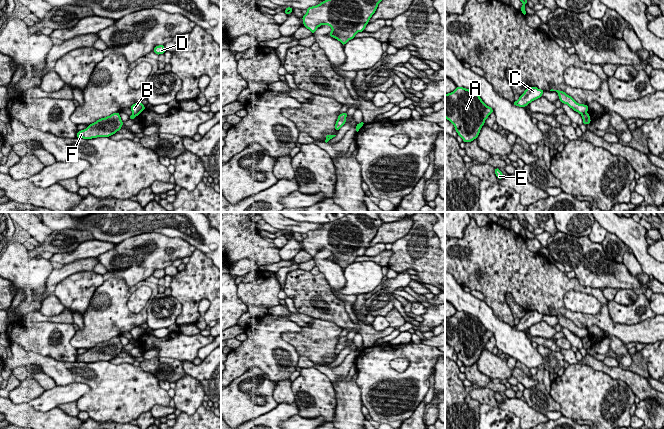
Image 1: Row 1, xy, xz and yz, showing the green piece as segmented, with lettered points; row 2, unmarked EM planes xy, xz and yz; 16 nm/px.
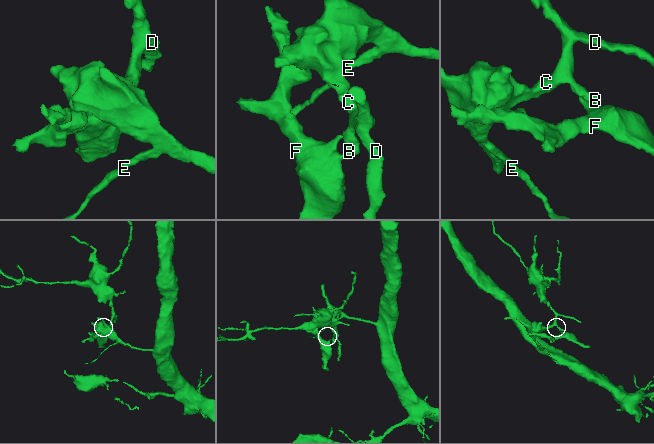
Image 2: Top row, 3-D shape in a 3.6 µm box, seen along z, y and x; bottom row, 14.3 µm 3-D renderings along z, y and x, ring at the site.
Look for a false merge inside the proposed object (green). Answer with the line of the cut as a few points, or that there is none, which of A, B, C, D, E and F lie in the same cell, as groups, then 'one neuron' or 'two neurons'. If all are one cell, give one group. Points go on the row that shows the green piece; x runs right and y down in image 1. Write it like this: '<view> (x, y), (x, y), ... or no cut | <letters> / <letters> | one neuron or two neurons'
yz (585, 112), (582, 115) | A B C D E / F | two neurons

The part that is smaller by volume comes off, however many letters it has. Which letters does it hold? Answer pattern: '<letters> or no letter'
F

